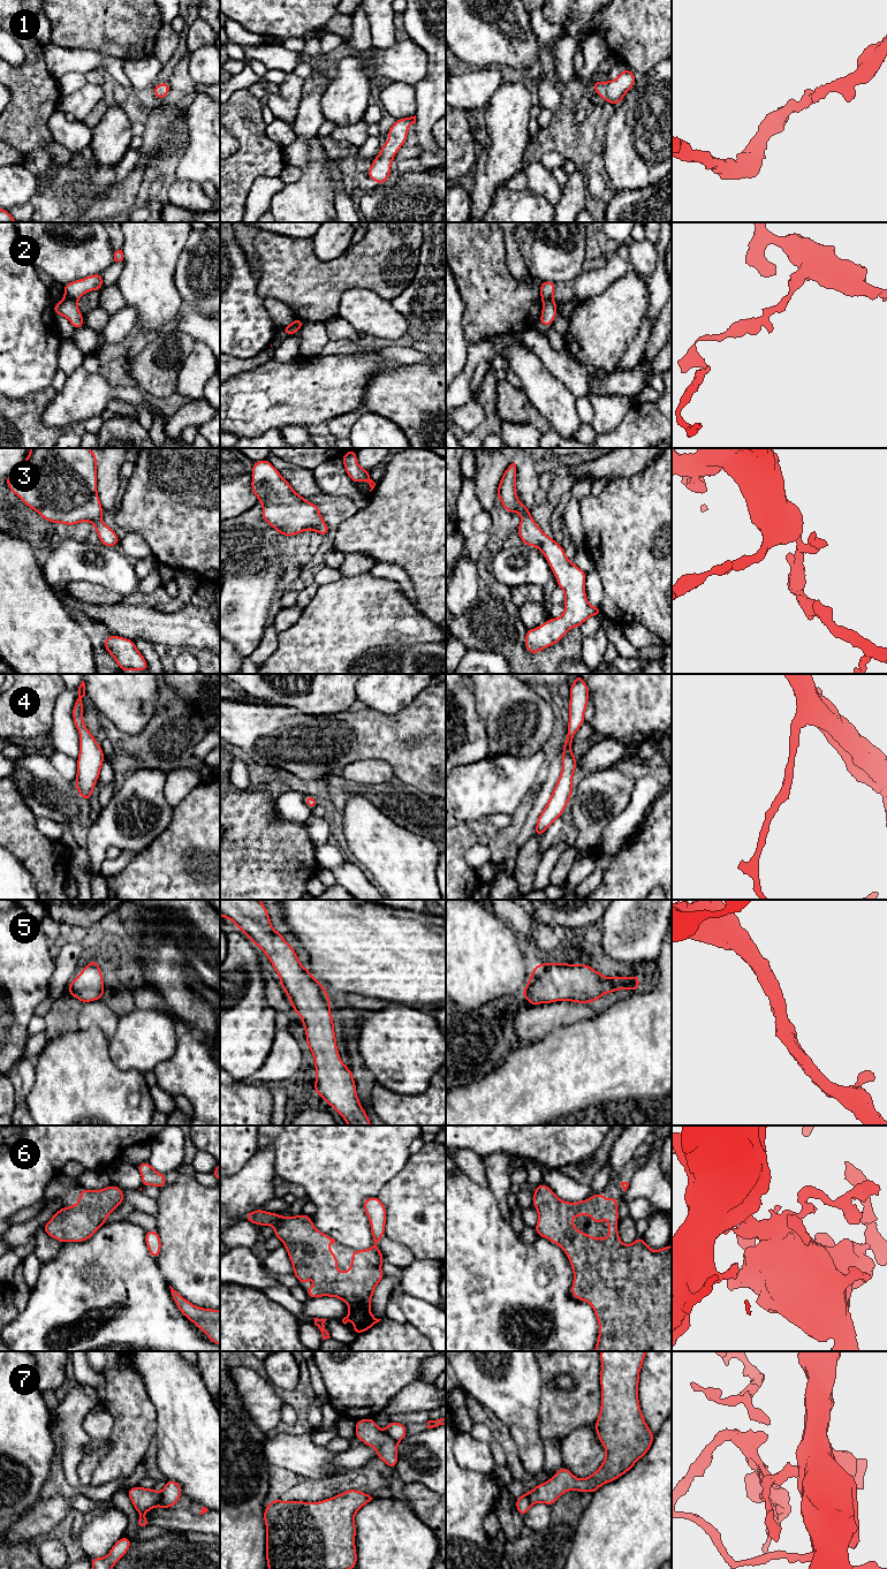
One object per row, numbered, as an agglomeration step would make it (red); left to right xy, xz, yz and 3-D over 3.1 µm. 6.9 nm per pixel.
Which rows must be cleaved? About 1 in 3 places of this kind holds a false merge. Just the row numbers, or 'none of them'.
2, 7

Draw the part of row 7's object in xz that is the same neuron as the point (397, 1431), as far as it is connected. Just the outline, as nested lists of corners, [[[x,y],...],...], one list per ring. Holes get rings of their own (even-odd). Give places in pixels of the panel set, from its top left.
[[[389,1422],[386,1430],[386,1434],[395,1441],[400,1442],[407,1437],[407,1427],[402,1423]]]

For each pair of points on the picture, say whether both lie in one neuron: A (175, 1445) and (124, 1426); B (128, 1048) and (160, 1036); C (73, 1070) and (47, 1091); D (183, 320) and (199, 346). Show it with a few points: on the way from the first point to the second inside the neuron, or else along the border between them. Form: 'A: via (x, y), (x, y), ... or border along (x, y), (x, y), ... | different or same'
A: border along (154, 1409), (156, 1434), (153, 1437) | different
B: via (136, 1045), (148, 1036), (152, 1036) | same
C: via (67, 1076), (53, 1090) | same
D: border along (195, 340), (202, 340), (207, 346) | different

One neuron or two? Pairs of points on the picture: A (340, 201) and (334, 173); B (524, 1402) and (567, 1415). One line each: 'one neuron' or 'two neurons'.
A: one neuron
B: two neurons

